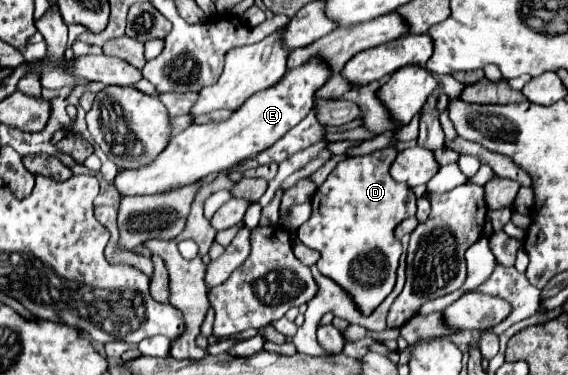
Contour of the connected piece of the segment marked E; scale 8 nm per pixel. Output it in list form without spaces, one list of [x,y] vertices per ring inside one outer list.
[[[312,59],[308,61],[308,65],[288,71],[274,87],[252,95],[240,109],[234,111],[230,119],[206,125],[192,123],[186,131],[170,139],[168,147],[152,163],[138,169],[122,169],[114,177],[112,185],[122,197],[158,195],[184,185],[192,185],[210,173],[252,159],[260,151],[274,145],[308,115],[308,111],[314,107],[314,93],[326,83],[328,77],[328,67],[322,61]]]

